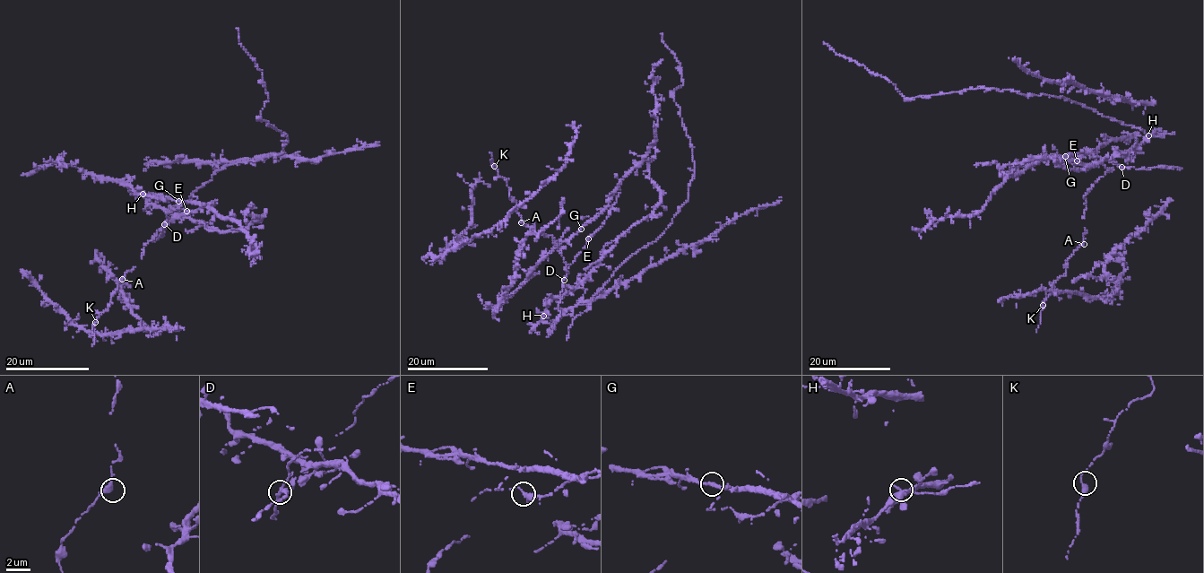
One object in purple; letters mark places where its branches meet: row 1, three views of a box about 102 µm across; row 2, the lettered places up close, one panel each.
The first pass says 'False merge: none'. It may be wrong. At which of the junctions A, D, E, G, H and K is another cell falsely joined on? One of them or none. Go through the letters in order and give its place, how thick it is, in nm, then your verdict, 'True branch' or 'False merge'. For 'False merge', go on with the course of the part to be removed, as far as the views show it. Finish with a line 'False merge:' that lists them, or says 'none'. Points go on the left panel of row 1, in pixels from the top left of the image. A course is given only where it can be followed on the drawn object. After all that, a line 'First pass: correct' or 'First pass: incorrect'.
A: Place: (122, 279). Thickness 320 nm. True branch
D: Place: (164, 224). Thickness 280 nm. True branch
E: Place: (186, 211). Thickness 280 nm. True branch
G: Place: (178, 201). Thickness 300 nm. True branch
H: Place: (142, 194). Thickness 320 nm. True branch
K: Place: (95, 322). Thickness 320 nm. True branch
False merge: none
First pass: correct

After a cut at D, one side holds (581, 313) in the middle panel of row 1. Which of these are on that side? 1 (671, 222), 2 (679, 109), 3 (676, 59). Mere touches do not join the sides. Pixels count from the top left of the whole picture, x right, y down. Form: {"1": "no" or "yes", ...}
{"1": "yes", "2": "yes", "3": "yes"}

